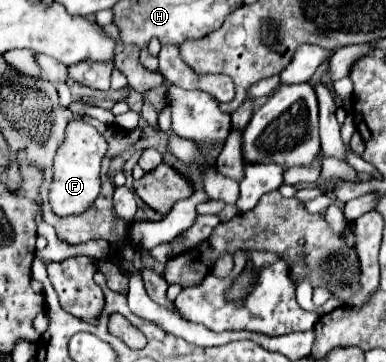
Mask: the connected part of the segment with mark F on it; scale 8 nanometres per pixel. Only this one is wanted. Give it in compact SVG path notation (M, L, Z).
M72 101L68 105L68 109L72 111L74 119L68 123L66 127L66 137L64 137L64 143L60 145L60 149L56 151L56 157L54 157L54 173L52 173L52 185L50 185L50 191L48 191L48 201L50 201L50 207L56 215L60 217L66 217L66 215L80 215L84 213L98 197L100 193L100 163L108 151L108 143L106 139L98 133L96 127L92 125L86 125L82 119L84 117L96 117L94 113L112 113L108 109L102 109L102 107L96 107L92 103L86 103L86 101Z

